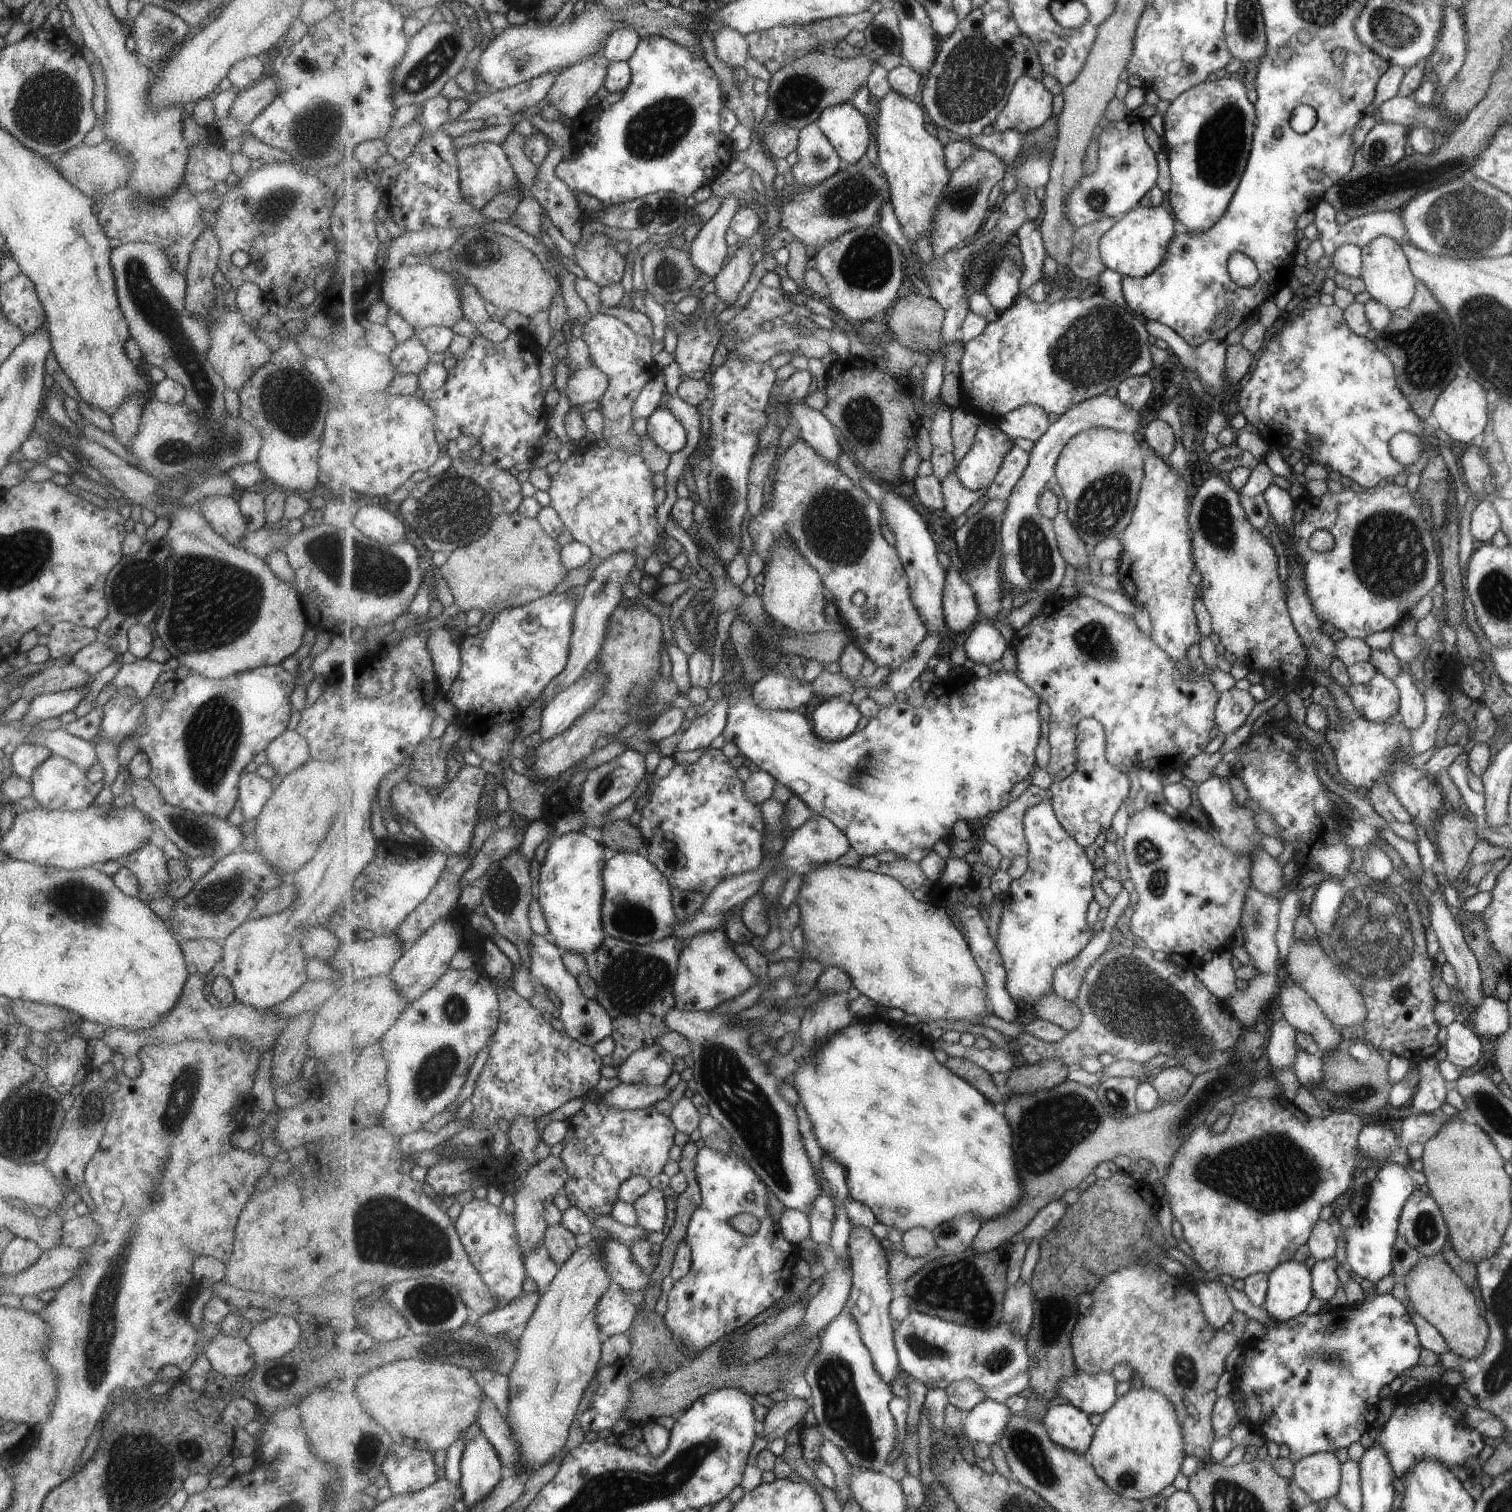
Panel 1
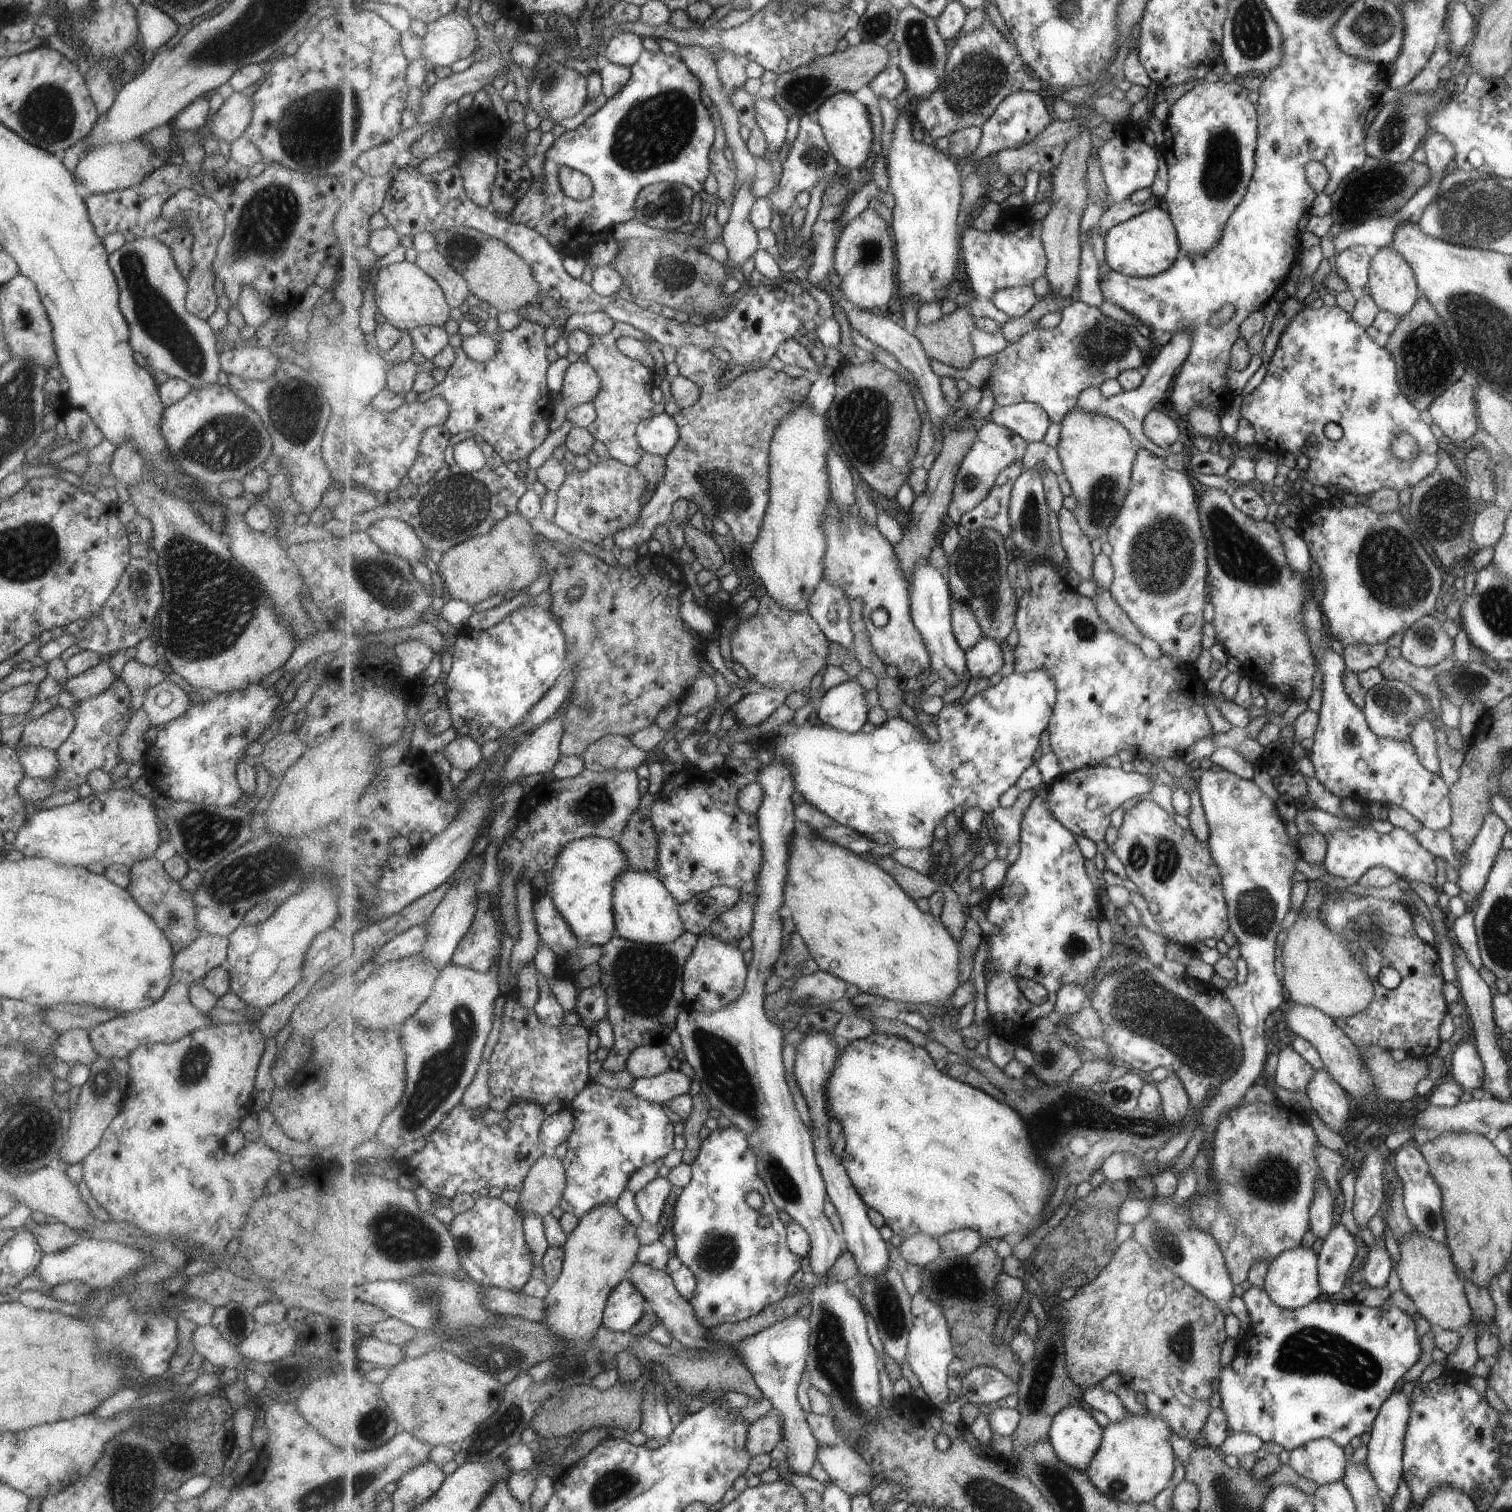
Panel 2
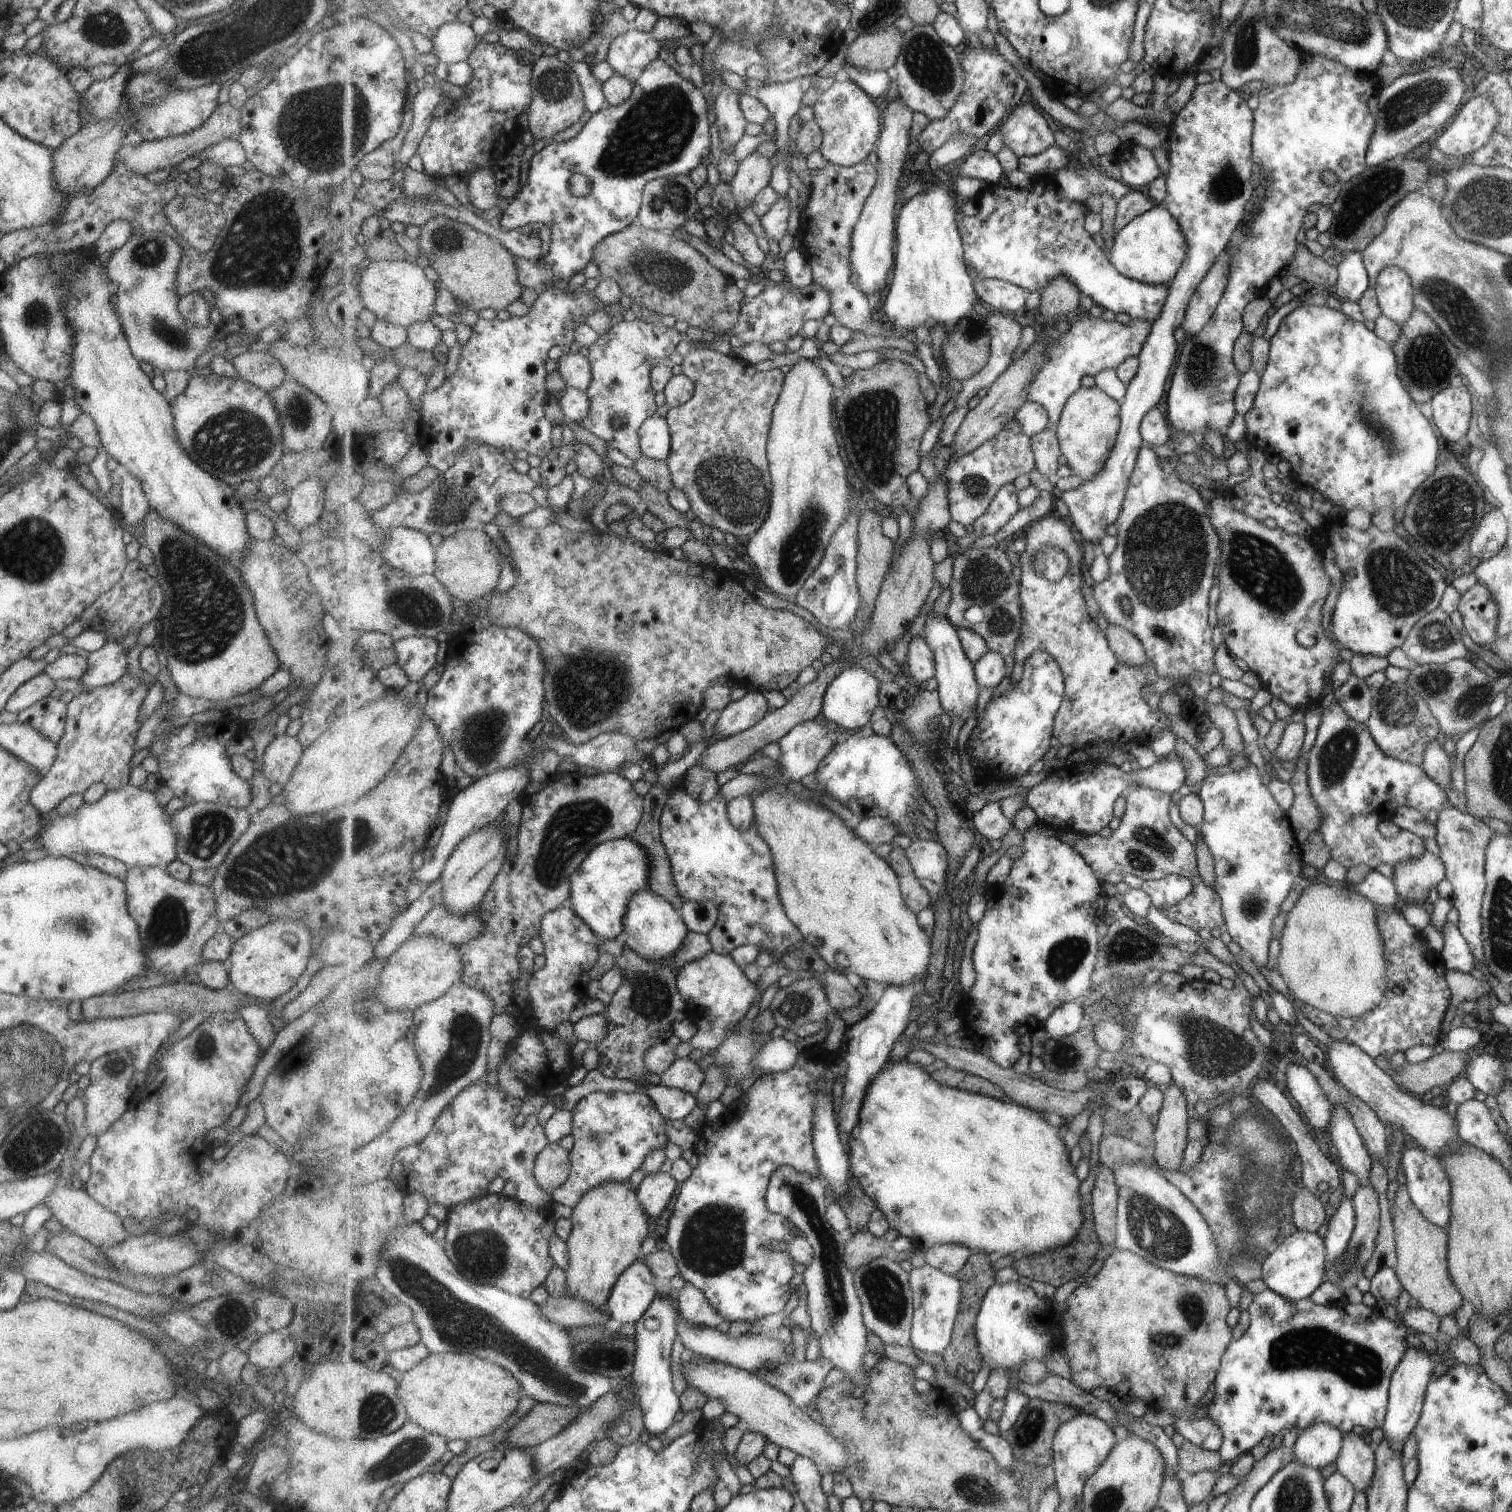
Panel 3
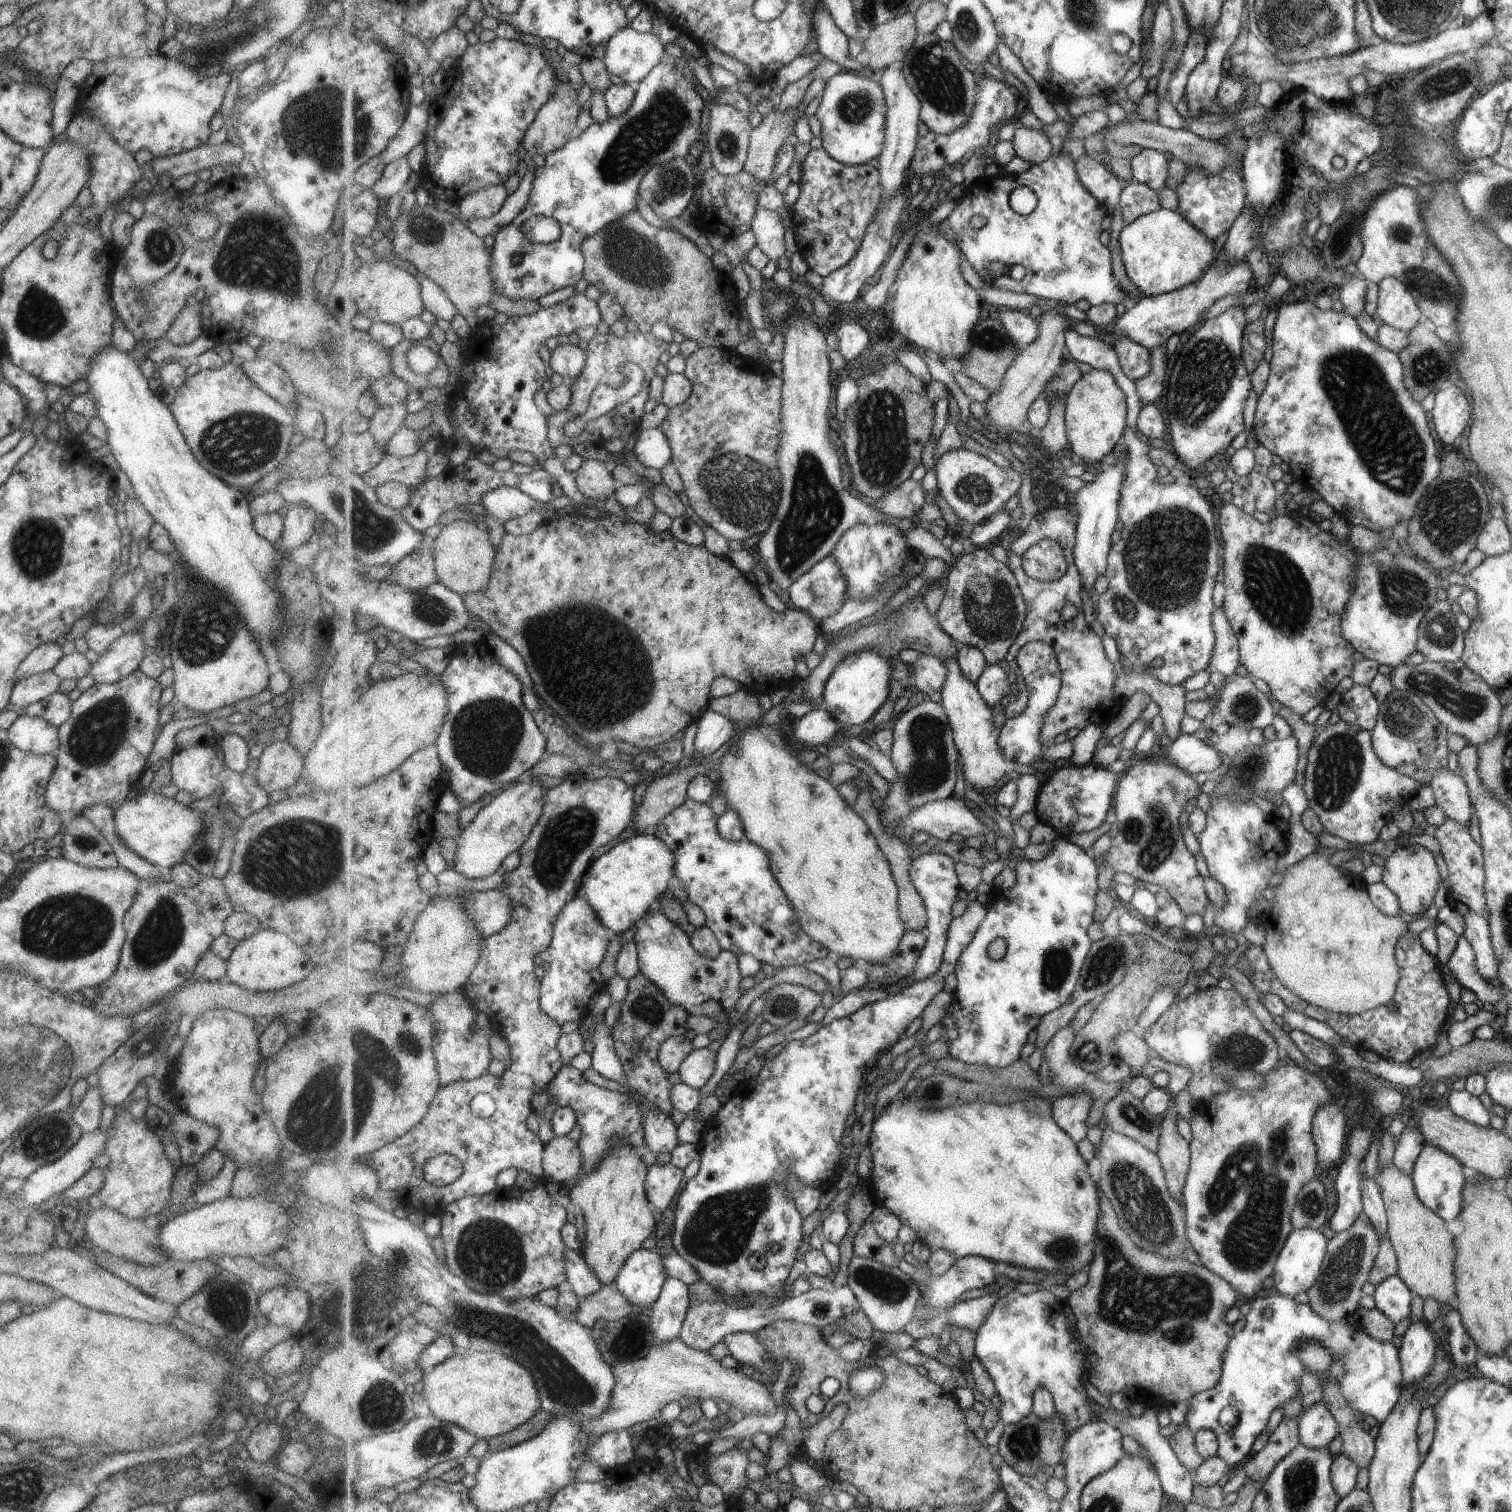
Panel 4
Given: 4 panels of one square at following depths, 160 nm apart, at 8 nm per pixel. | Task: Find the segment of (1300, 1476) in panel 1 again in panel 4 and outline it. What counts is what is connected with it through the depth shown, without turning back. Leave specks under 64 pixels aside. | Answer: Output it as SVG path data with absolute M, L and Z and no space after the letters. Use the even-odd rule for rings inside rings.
M1322 1401L1305 1409L1297 1420L1298 1444L1305 1448L1327 1448L1338 1434L1336 1422Z

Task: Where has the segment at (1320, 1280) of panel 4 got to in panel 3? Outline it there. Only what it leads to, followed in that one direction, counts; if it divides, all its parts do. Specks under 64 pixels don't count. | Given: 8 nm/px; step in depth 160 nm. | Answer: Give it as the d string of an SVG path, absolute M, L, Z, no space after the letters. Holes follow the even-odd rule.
M1371 1185L1357 1186L1350 1200L1354 1206L1354 1227L1351 1236L1339 1256L1334 1258L1332 1263L1327 1264L1326 1271L1323 1273L1323 1280L1331 1282L1342 1292L1355 1287L1355 1283L1361 1278L1364 1266L1372 1255L1380 1225L1377 1193L1374 1192Z

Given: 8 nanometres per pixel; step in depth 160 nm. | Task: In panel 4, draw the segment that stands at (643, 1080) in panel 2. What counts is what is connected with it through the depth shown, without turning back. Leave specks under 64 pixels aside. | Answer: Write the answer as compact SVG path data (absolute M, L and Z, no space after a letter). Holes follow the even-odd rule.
M711 1048L693 1050L679 1066L681 1083L699 1090L703 1089L715 1074L717 1056L718 1052L713 1052Z

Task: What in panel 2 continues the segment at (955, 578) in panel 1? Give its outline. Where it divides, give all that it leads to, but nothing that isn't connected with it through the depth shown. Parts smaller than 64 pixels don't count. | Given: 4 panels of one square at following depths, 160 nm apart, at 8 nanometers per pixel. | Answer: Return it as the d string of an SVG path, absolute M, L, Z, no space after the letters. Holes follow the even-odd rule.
M955 600L952 609L955 636L963 650L970 651L984 637L978 616L975 616L974 610L964 601Z

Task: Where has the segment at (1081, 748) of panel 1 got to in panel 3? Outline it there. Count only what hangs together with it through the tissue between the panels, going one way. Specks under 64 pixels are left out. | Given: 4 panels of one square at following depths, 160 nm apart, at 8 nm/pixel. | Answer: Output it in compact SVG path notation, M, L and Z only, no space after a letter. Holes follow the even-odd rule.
M1173 750L1157 759L1147 768L1124 773L1119 767L1105 761L1092 760L1075 765L1062 766L1029 790L1026 804L1039 817L1040 823L1060 832L1071 831L1080 835L1097 835L1111 820L1117 798L1126 798L1137 787L1149 787L1161 793L1176 792L1186 780L1186 772L1178 754Z

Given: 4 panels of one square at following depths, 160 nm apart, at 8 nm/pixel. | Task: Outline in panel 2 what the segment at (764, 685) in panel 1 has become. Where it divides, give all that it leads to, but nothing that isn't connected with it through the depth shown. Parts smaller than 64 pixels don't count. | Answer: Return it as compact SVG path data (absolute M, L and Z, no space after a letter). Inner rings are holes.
M766 688L764 692L749 693L734 706L736 722L746 726L756 726L765 722L781 704L785 704L789 691Z

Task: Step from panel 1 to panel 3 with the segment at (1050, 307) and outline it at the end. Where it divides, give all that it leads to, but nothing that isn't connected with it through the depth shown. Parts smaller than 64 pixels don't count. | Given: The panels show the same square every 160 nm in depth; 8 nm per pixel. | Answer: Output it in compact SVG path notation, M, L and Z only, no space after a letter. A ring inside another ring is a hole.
M1081 314L1069 319L1071 328L1062 334L1061 338L1050 344L1052 347L1046 353L1044 367L1038 372L1034 384L1030 387L1030 396L1028 400L1045 405L1050 412L1050 422L1058 426L1063 409L1067 401L1074 392L1082 387L1082 380L1085 375L1096 375L1106 368L1117 369L1118 366L1127 360L1127 357L1138 357L1147 342L1147 335L1150 334L1150 328L1153 326L1148 320L1142 318L1130 319L1128 324L1121 324L1117 321L1104 321L1091 315Z

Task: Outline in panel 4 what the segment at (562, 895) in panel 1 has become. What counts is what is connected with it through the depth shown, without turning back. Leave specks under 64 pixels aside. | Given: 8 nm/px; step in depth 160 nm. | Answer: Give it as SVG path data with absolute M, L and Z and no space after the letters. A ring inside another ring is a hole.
M636 834L594 860L586 876L582 888L587 902L607 928L623 934L646 916L658 899L673 886L675 854L655 834Z

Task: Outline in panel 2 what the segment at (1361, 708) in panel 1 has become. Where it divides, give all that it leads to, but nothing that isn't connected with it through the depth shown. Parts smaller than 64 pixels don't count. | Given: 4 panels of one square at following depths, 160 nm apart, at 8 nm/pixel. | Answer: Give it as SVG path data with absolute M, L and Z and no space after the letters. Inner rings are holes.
M1381 679L1379 684L1368 688L1364 694L1362 713L1375 736L1387 737L1394 741L1409 740L1411 729L1418 719L1426 718L1426 704L1422 696L1408 684L1401 681Z

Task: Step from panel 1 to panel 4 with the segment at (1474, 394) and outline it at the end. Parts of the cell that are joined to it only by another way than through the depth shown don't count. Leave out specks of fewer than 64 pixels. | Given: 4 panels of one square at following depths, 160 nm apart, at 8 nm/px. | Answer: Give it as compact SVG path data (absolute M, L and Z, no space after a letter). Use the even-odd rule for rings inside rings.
M1454 385L1435 393L1430 412L1432 424L1435 424L1435 435L1439 436L1443 444L1451 444L1469 422L1469 402Z

